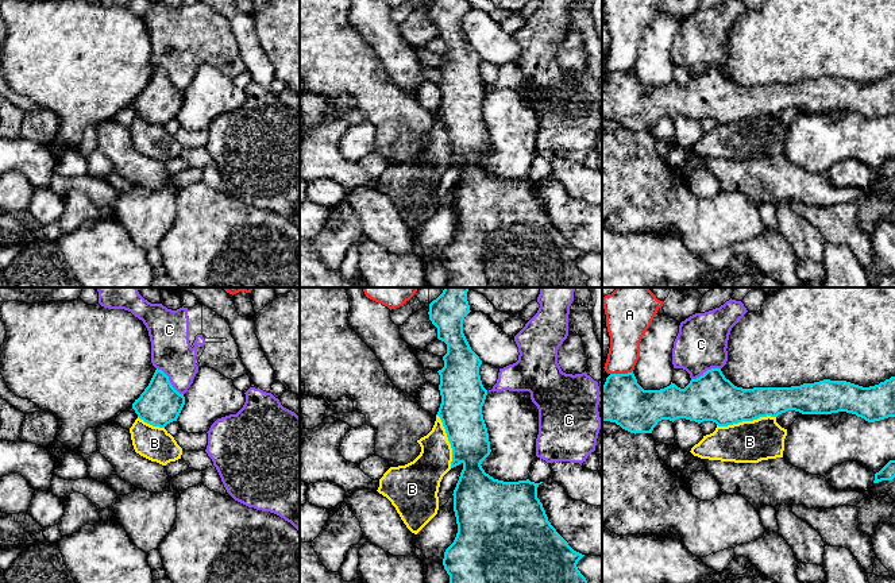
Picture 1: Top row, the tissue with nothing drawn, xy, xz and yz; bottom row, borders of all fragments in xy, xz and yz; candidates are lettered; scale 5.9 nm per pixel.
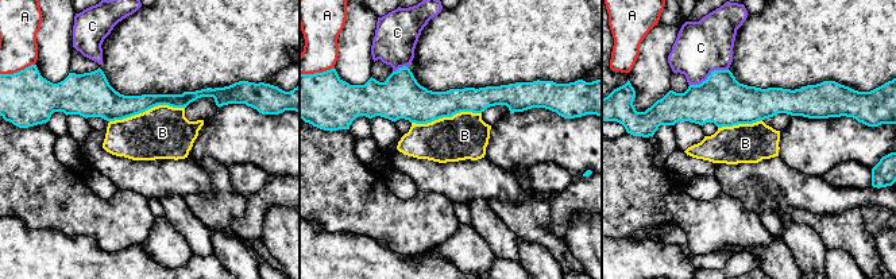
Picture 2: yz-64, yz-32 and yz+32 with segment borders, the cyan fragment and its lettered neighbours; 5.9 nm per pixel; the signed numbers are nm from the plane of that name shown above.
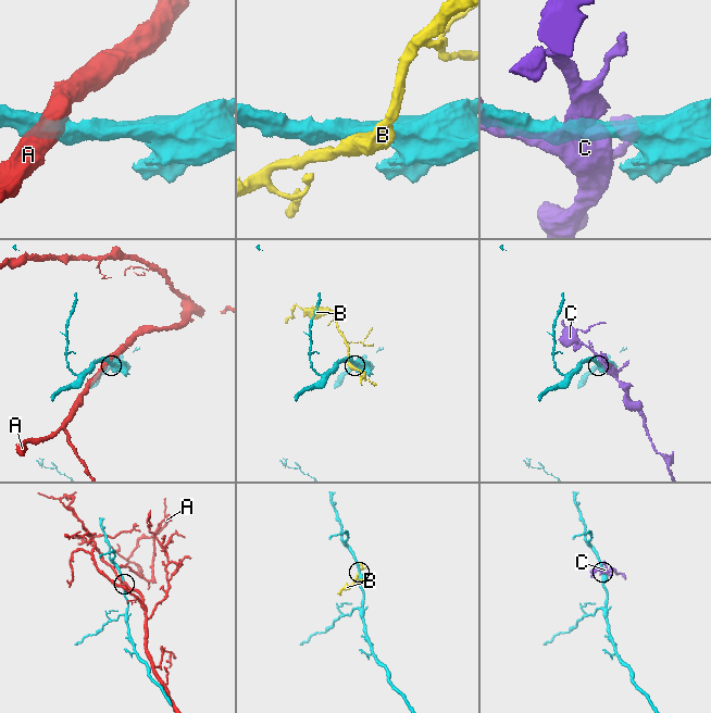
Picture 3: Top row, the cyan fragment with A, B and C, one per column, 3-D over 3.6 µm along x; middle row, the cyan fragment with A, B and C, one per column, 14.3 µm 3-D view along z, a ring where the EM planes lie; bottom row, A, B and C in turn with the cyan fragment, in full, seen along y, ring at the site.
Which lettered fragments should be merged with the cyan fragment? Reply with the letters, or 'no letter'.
no letter

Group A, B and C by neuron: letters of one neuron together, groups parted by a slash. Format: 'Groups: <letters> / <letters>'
Groups: A / B / C

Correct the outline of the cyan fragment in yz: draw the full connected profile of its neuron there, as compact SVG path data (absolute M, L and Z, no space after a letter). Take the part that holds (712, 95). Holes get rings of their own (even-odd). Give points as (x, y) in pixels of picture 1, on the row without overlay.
M711 66L699 76L691 77L684 86L671 80L670 84L660 88L644 88L637 81L633 69L628 72L610 72L602 84L602 119L616 120L622 127L634 132L652 131L661 117L674 120L678 116L686 116L698 121L713 119L718 124L728 124L767 113L778 115L788 108L802 112L846 109L868 120L895 115L895 74L869 85L846 78L823 77L791 85L742 86L726 77L721 66Z

